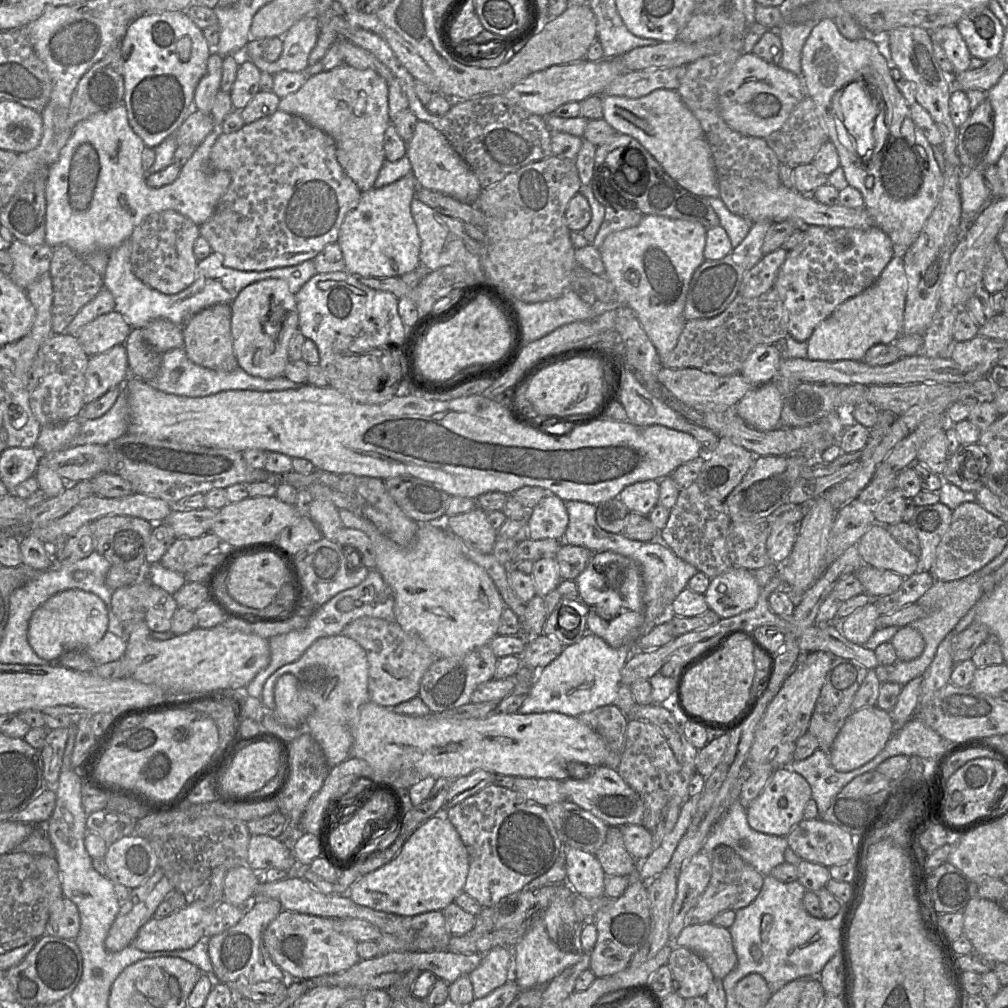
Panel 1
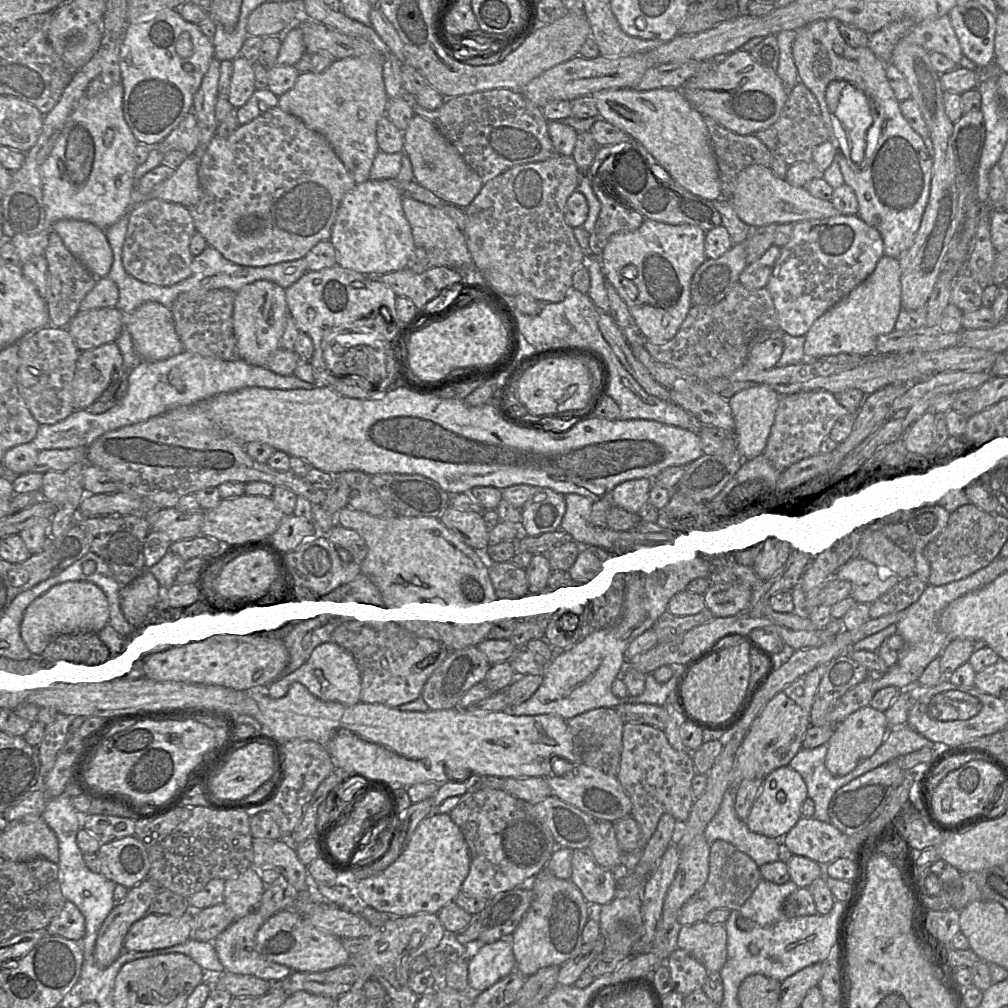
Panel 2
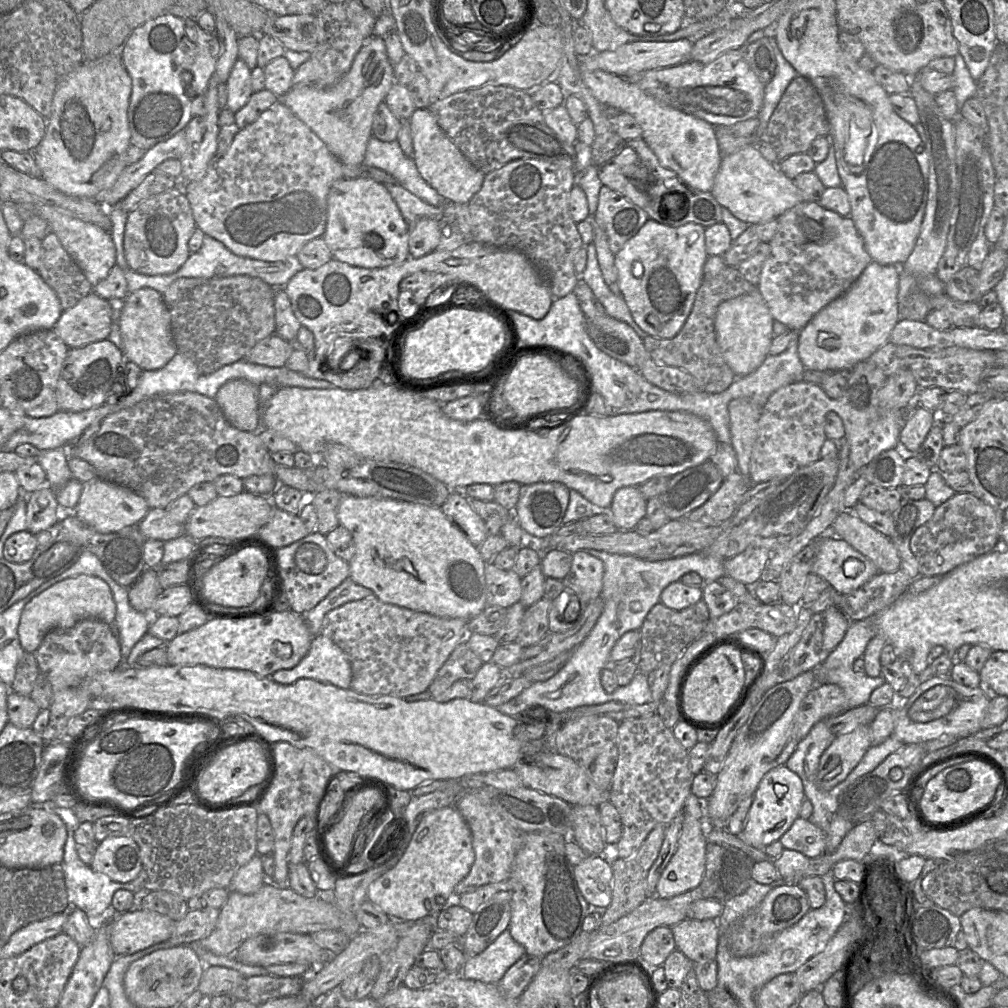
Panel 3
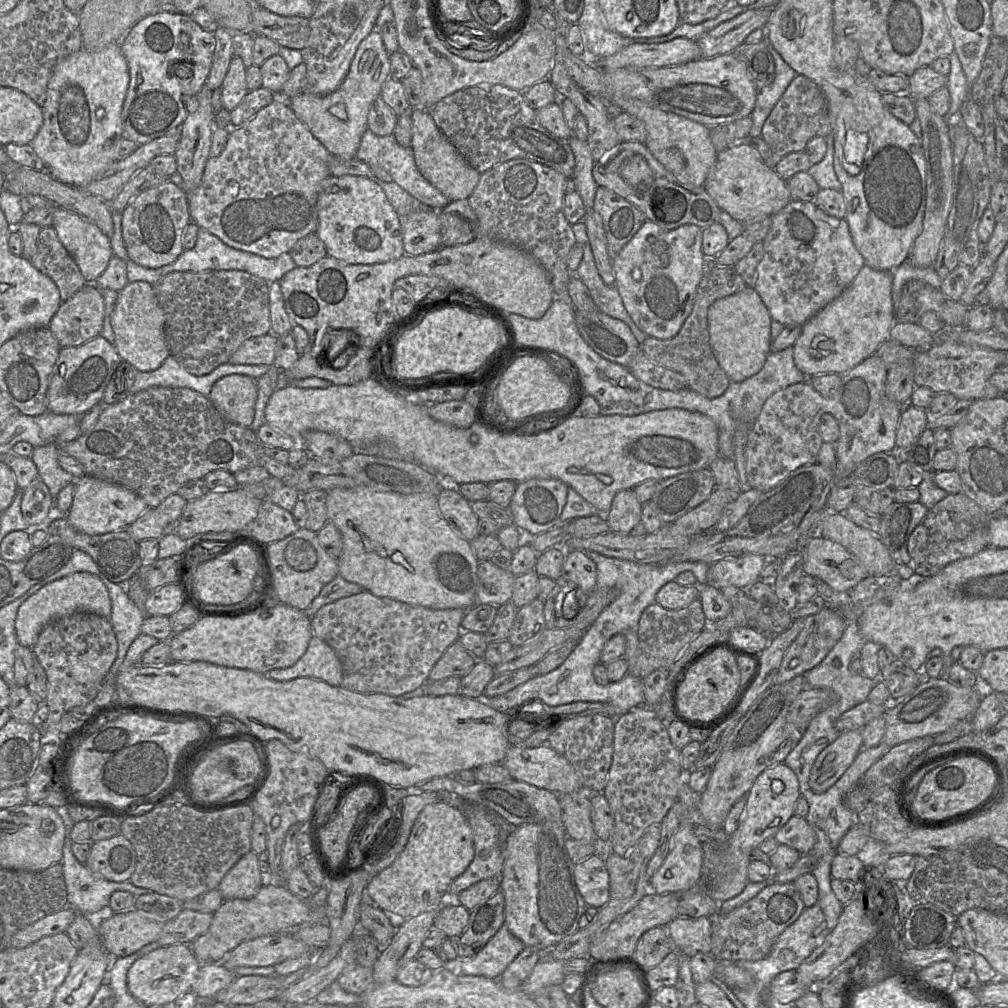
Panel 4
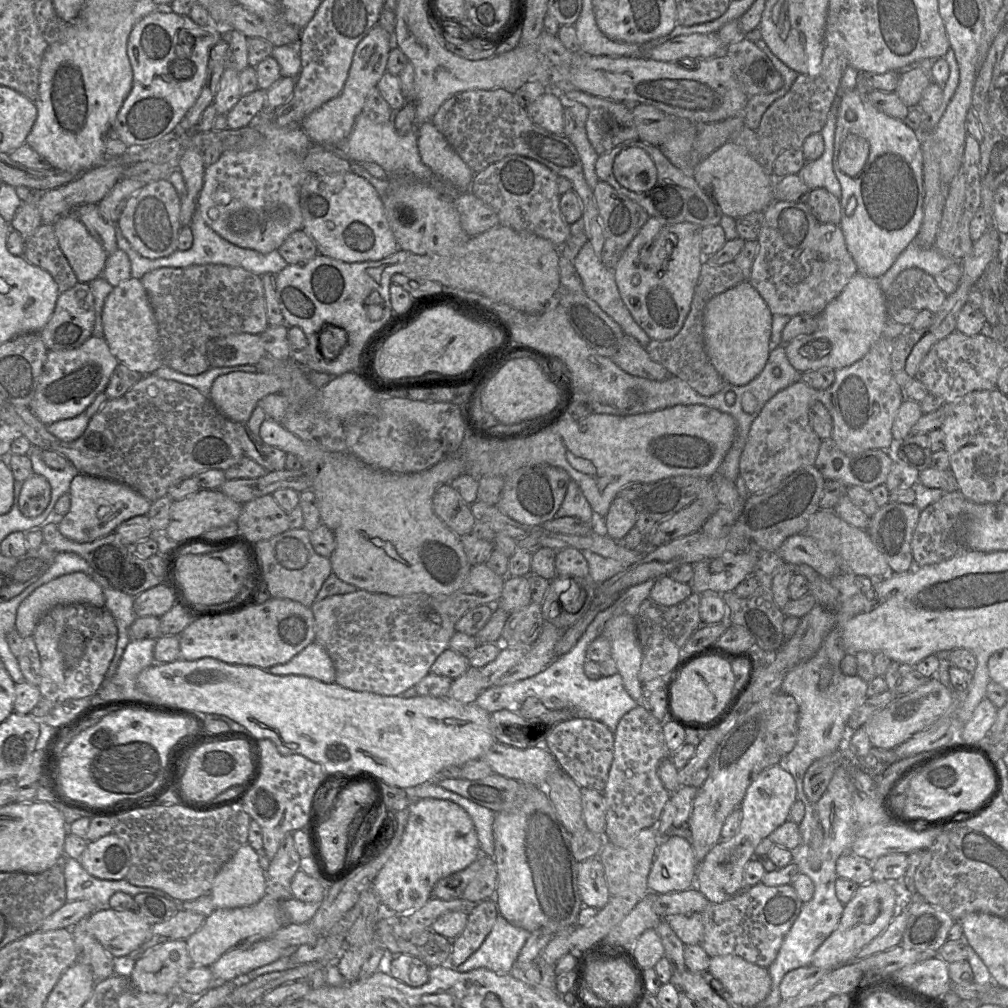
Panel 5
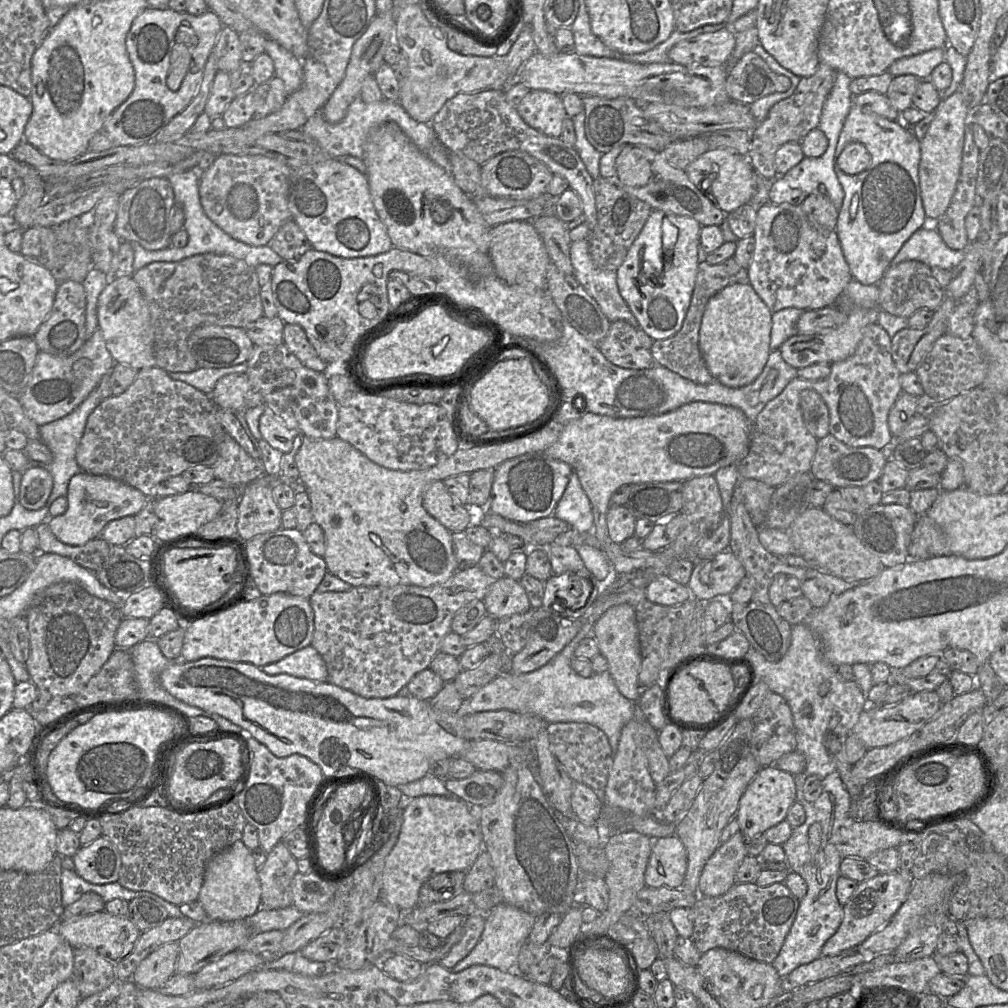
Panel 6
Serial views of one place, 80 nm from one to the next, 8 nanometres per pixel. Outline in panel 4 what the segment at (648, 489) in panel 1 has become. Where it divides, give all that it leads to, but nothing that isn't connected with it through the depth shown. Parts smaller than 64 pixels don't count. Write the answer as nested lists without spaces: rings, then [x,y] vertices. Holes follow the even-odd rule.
[[[626,489],[619,491],[613,498],[609,511],[606,514],[598,514],[604,515],[610,531],[620,534],[629,534],[631,529],[641,521],[641,513],[642,513],[643,504],[639,502],[634,491],[632,489]]]

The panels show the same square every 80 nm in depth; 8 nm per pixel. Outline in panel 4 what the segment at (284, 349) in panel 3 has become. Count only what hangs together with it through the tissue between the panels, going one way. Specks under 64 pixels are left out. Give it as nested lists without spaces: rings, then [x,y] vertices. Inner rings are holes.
[[[274,334],[245,340],[230,357],[230,364],[273,366],[278,337]]]

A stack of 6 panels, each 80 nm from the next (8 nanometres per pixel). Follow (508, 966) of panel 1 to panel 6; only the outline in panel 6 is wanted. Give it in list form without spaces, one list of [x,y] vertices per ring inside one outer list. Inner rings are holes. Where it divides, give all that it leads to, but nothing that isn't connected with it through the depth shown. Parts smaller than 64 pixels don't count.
[[[504,902],[499,903],[487,915],[485,928],[477,945],[463,960],[458,962],[451,971],[459,973],[474,965],[484,965],[497,968],[502,972],[507,972],[518,962],[520,950],[528,940],[536,918],[537,917],[514,906]]]

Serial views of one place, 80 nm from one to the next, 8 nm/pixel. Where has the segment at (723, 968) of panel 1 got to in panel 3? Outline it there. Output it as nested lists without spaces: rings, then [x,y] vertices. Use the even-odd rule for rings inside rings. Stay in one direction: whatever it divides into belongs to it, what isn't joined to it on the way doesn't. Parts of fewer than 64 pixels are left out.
[[[686,918],[671,927],[676,949],[693,962],[716,959],[720,928],[717,920]]]

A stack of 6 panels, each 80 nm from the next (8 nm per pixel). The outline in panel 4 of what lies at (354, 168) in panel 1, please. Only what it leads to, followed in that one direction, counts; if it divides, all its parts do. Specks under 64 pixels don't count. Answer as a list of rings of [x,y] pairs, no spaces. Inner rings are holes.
[[[374,29],[358,46],[347,75],[337,90],[327,95],[301,92],[285,100],[296,117],[332,156],[345,160],[356,159],[361,138],[368,128],[370,106],[380,96],[382,85],[389,77],[389,53],[381,33]]]

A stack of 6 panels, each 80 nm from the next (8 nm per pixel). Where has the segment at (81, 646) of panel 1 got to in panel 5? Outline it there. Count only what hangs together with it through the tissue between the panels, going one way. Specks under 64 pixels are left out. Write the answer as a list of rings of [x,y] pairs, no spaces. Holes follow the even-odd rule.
[[[83,572],[66,574],[40,586],[18,607],[15,628],[22,638],[32,636],[41,617],[59,604],[84,603],[95,607],[105,607],[105,596],[101,586]]]

